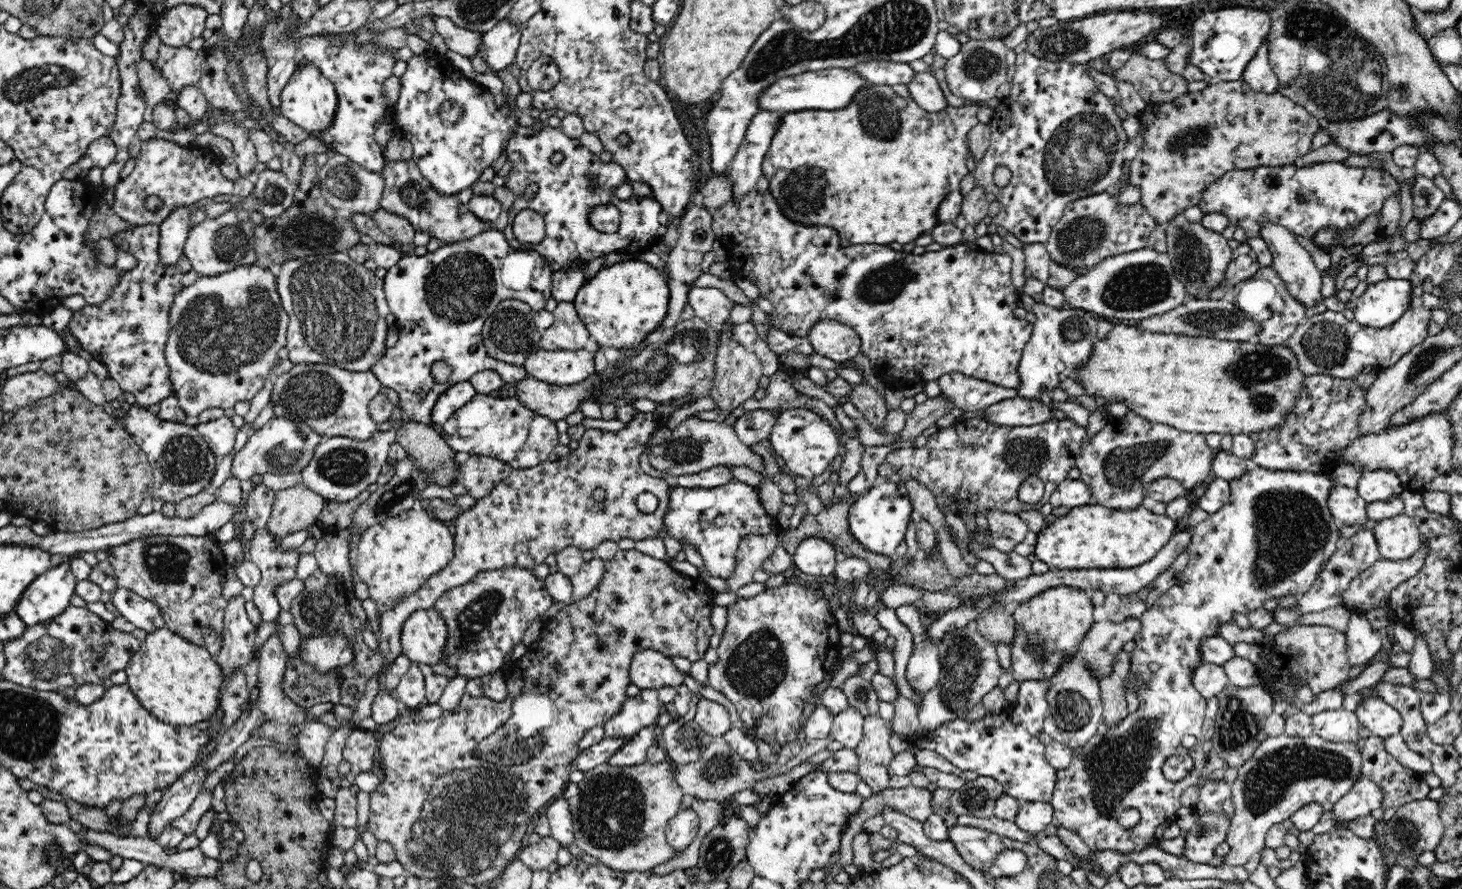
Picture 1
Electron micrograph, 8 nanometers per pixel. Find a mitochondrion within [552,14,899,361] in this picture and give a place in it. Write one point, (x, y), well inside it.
(803, 190)

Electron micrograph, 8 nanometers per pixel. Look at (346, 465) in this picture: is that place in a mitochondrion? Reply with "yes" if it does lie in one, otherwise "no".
yes

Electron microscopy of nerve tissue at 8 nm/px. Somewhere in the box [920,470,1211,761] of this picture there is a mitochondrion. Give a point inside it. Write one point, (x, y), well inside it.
(963, 668)

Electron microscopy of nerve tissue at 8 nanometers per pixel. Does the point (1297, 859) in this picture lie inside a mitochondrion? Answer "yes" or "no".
no

